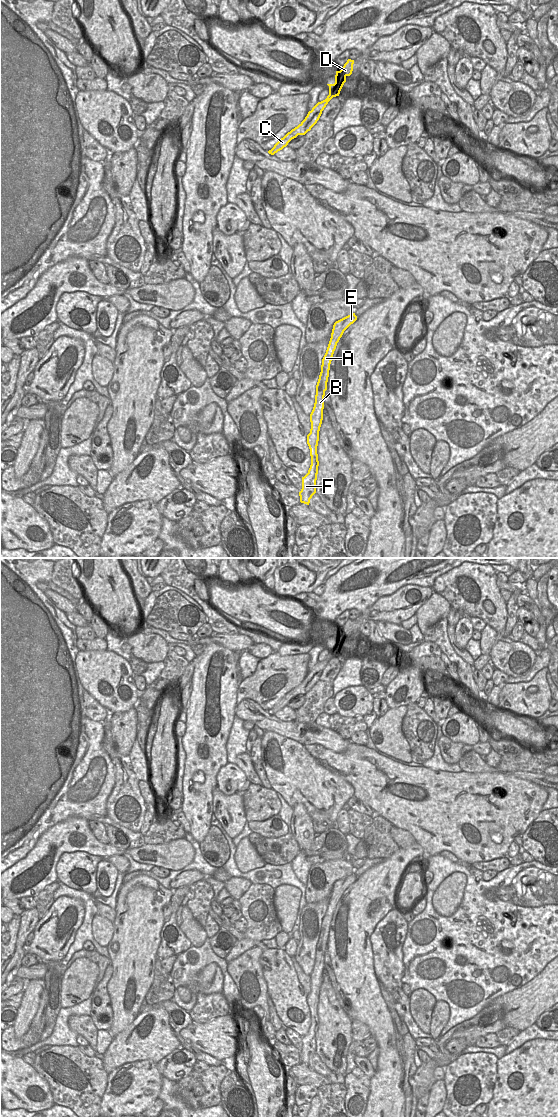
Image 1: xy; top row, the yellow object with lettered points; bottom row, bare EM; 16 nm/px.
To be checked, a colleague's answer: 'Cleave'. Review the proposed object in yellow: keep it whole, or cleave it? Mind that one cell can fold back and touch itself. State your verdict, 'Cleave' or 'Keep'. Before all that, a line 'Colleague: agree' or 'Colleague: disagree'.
Colleague: agree
Cleave

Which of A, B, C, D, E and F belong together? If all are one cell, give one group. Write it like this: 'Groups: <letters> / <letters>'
Groups: A B E F / C D

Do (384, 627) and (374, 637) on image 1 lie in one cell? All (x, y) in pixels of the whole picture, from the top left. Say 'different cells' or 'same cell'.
different cells

